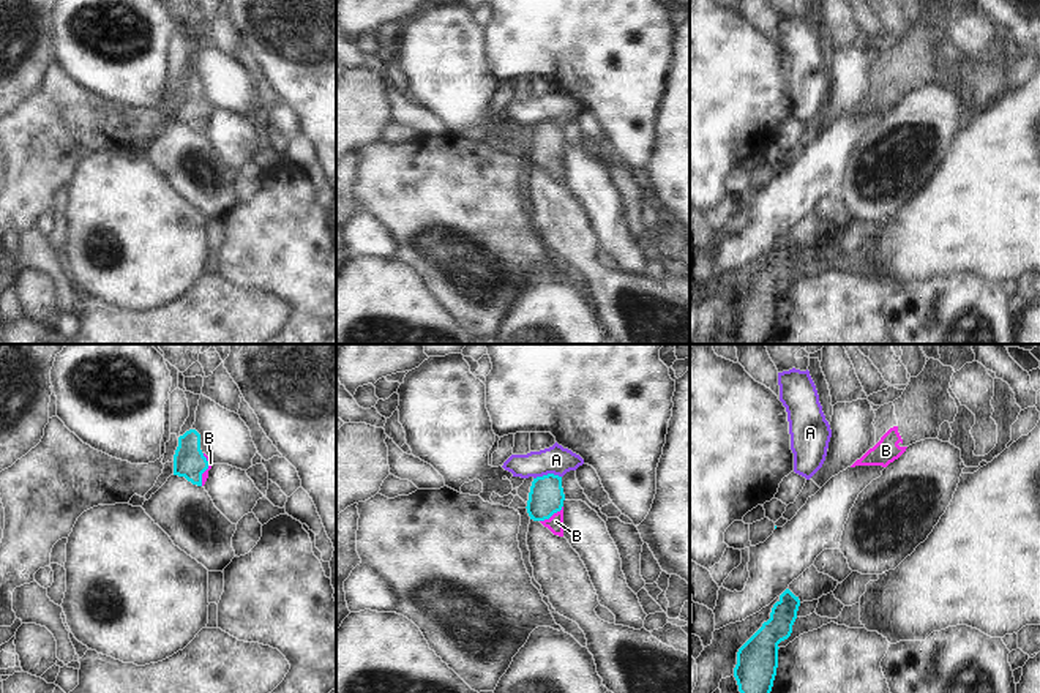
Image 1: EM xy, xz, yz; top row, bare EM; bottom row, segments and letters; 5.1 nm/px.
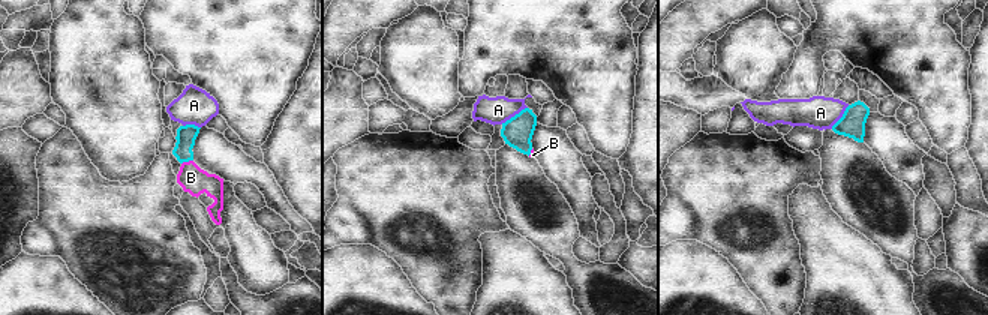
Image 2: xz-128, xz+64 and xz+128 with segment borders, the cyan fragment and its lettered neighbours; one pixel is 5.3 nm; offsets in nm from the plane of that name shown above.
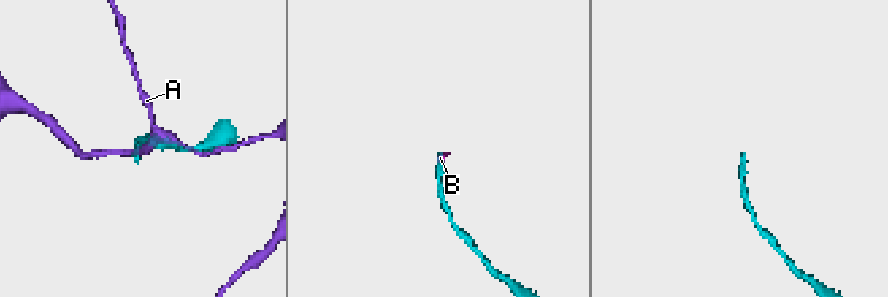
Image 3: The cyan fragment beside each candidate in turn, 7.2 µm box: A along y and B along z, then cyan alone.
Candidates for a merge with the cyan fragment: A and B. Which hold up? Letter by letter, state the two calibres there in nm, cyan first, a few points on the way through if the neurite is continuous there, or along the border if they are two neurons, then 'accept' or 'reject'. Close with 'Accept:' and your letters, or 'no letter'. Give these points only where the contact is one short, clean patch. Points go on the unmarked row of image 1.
A: 180 nm thick on the cyan side, 150 nm on the other; border along xz (561, 122), (543, 120), (534, 125); reject
B: 180 nm thick on the cyan side, 80 nm on the other; runs through xz (546, 142), (546, 153), (551, 161), (556, 168); accept
Accept: B

